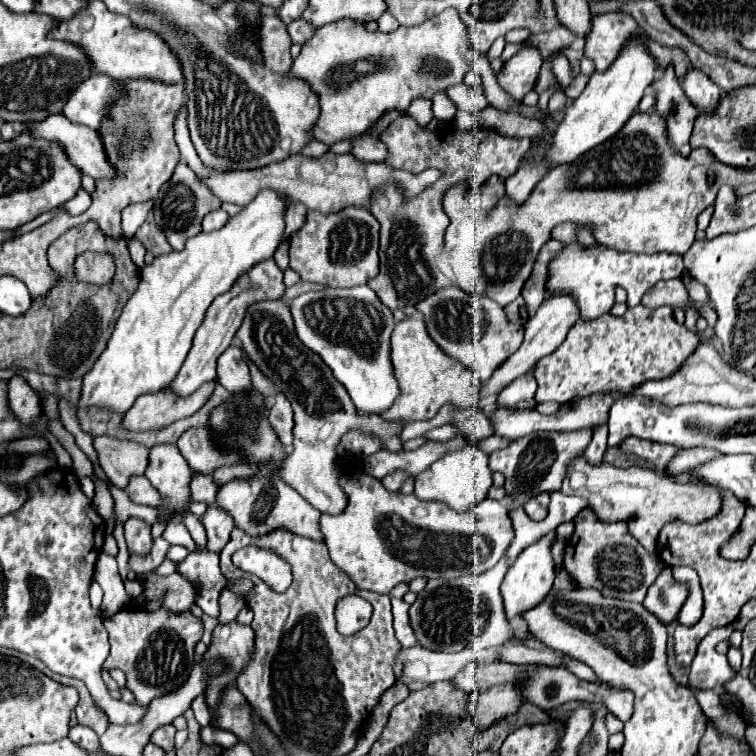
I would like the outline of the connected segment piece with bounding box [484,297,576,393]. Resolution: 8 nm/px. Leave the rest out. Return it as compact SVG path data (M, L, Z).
M550 297L548 301L544 301L540 305L540 309L536 311L534 317L530 317L530 321L524 327L524 341L520 345L520 349L508 357L508 361L504 361L504 365L500 365L500 369L496 369L496 373L492 375L492 379L484 385L490 393L500 393L508 383L512 383L516 377L524 375L532 365L536 365L536 361L540 361L542 357L546 357L548 353L552 353L566 337L568 329L576 323L576 307L572 305L572 297Z

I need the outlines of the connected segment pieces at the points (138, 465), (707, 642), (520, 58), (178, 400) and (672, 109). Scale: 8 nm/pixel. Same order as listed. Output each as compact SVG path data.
M100 435L94 439L94 449L98 451L98 459L106 477L120 489L128 485L128 477L142 475L148 465L150 449L138 443Z
M732 625L712 630L698 645L696 657L690 665L688 687L690 689L716 689L730 681L736 673L730 669L726 655L716 653L716 645L729 640L734 631Z
M524 43L522 49L502 65L502 71L498 71L496 77L504 91L508 91L516 101L522 101L522 97L534 89L540 67L542 55L538 49Z
M208 381L188 397L176 397L170 387L156 393L140 395L124 415L124 427L128 431L148 431L166 427L176 419L190 417L210 399L214 385L216 381Z
M672 67L664 71L662 77L658 77L652 87L656 89L656 113L664 113L666 125L668 125L668 137L676 149L688 147L692 127L700 111L688 101L688 97L682 91L682 85L674 73Z

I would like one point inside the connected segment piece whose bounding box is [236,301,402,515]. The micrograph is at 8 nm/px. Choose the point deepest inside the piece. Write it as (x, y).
(323, 412)

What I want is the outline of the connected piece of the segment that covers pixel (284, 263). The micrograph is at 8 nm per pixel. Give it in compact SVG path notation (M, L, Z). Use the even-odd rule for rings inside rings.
M286 241L278 246L278 251L274 253L274 261L282 271L288 267L288 243Z

